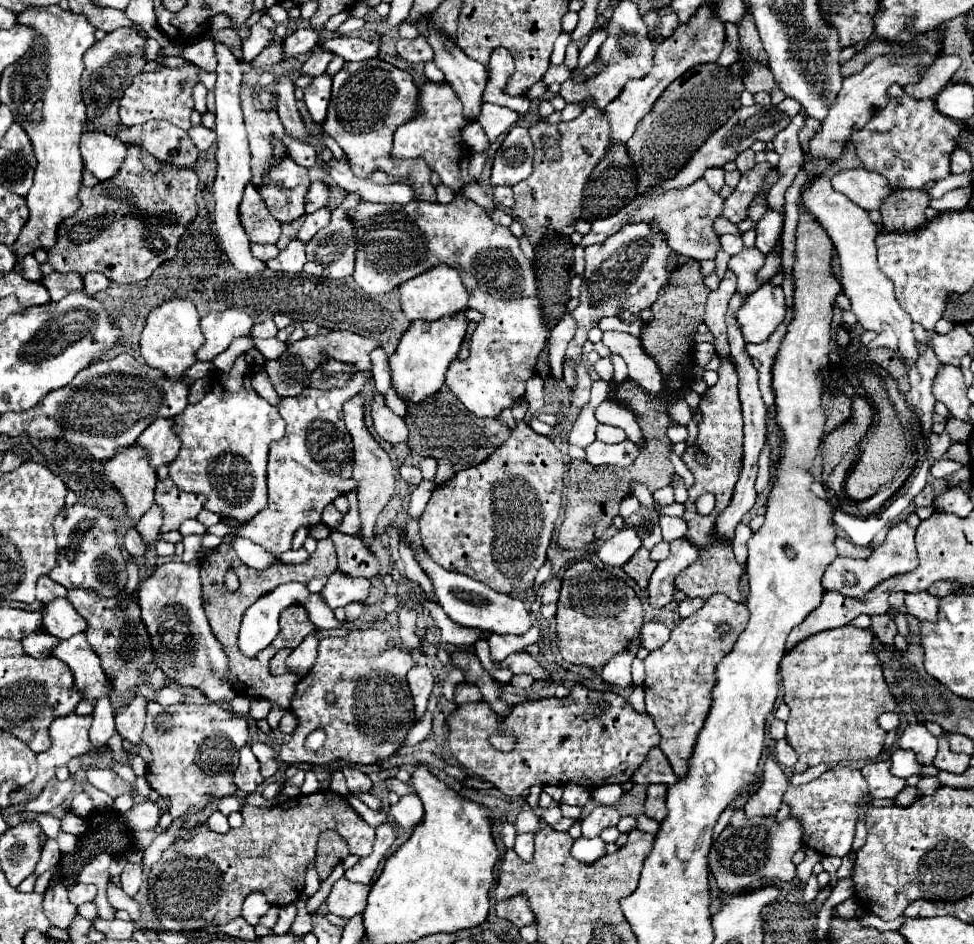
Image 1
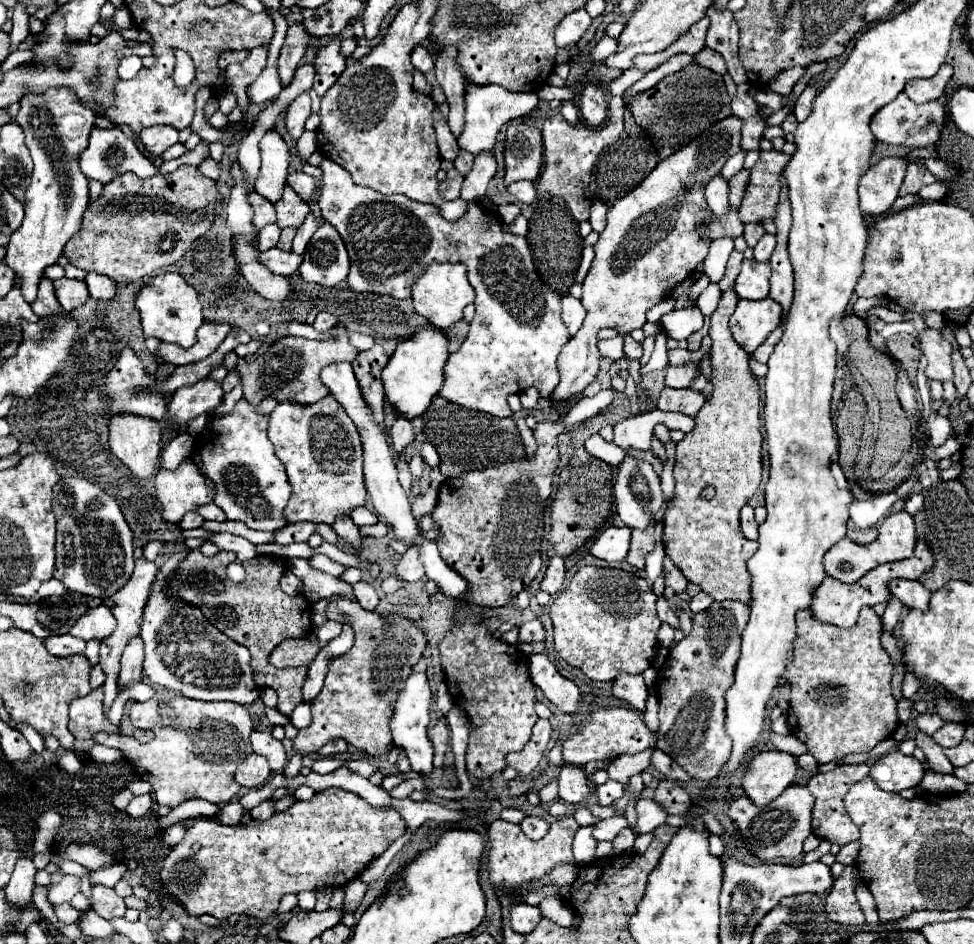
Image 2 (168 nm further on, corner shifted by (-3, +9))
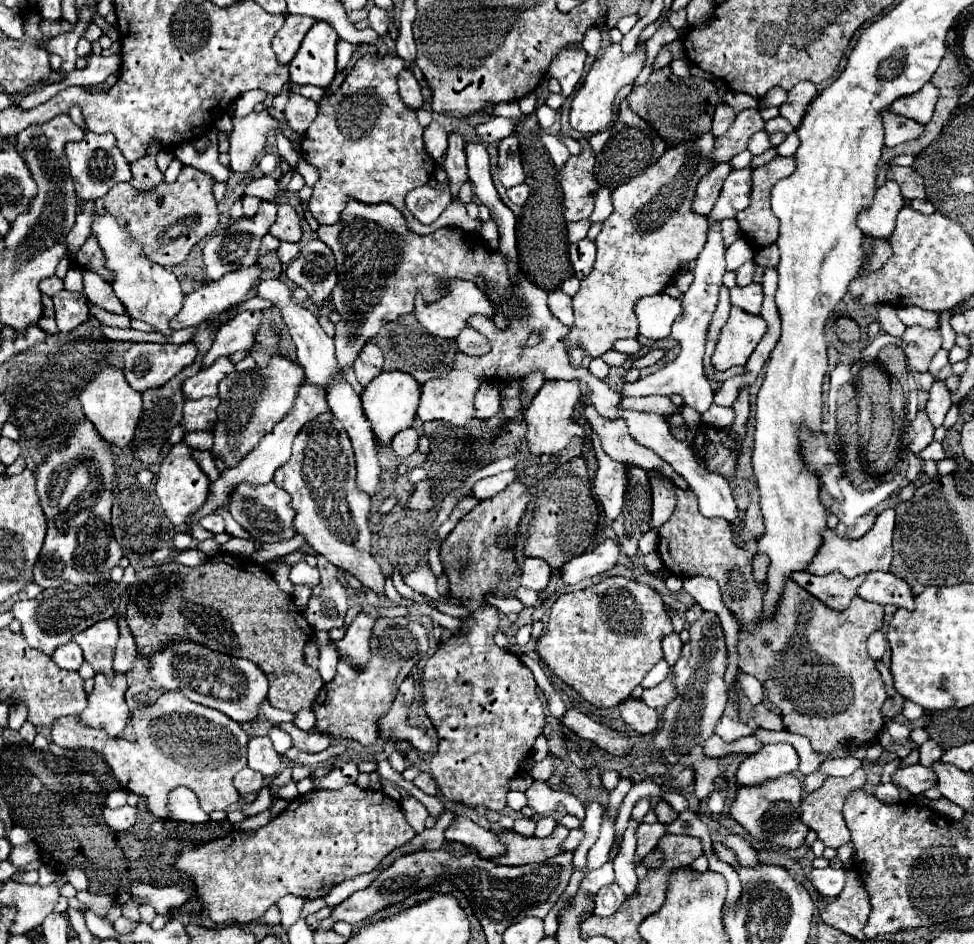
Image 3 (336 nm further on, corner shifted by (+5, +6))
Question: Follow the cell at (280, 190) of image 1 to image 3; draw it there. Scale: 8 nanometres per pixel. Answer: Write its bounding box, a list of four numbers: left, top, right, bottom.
[270,203,302,241]

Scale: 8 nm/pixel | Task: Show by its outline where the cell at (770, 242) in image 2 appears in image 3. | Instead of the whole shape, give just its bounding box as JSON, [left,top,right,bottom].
[736,259,756,285]

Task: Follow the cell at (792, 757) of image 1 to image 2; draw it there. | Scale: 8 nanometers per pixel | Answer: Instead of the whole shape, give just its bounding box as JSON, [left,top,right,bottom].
[798,754,818,774]

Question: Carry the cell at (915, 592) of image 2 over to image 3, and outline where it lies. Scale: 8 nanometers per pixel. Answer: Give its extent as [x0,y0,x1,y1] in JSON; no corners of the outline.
[858,571,914,611]

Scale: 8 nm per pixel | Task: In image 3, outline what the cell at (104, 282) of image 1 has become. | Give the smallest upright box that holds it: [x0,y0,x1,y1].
[84,271,124,313]

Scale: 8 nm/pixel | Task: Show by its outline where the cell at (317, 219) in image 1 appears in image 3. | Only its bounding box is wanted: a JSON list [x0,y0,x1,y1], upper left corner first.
[278,241,300,263]

